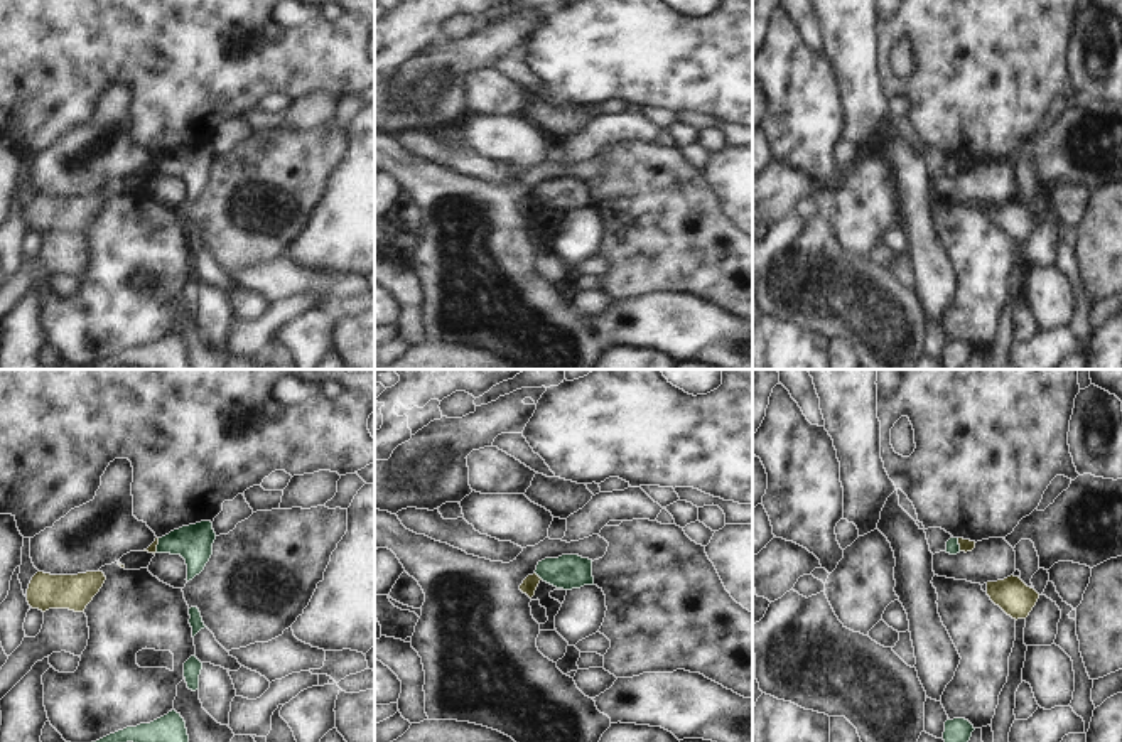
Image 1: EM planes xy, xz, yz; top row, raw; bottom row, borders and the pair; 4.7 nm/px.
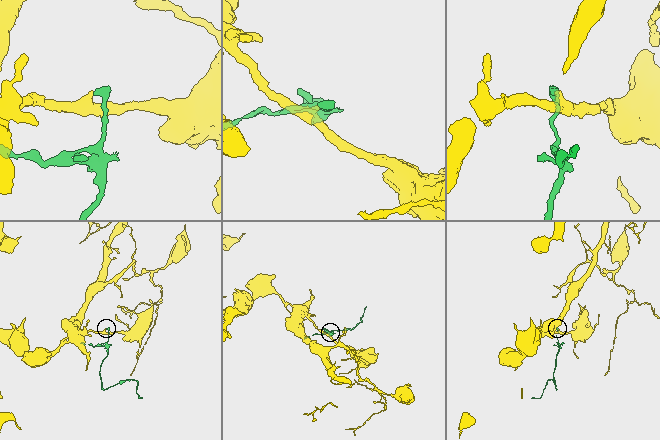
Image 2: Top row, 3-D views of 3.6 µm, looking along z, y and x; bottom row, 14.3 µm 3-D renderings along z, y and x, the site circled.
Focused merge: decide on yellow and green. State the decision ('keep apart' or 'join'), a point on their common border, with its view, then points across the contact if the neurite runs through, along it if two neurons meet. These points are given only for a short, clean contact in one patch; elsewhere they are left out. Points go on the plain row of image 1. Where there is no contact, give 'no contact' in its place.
keep apart; meets yellow in yz at (959, 166); border along yz (957, 161), (960, 172)

